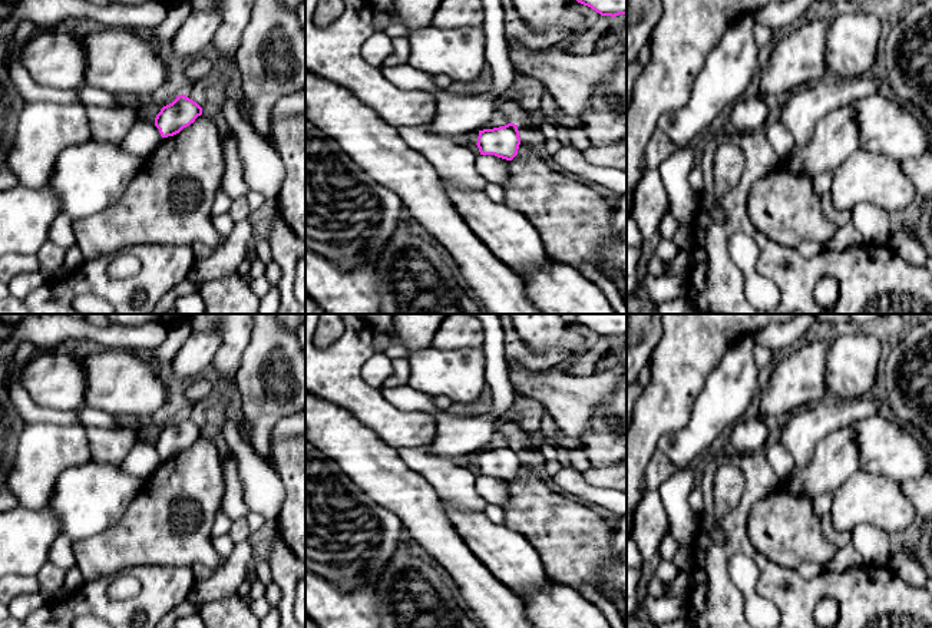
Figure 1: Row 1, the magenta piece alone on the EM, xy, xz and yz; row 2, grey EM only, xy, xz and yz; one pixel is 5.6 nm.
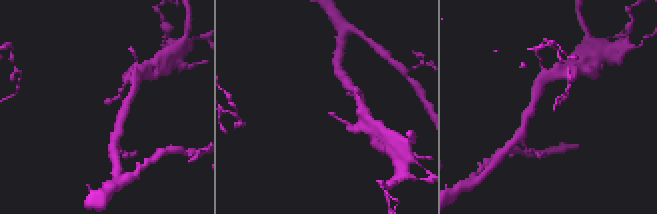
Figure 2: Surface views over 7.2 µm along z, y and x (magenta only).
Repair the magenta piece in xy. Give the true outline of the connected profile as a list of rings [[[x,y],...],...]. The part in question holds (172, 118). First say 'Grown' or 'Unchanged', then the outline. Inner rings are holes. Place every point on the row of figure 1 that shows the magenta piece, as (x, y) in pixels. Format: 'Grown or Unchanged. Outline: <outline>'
Unchanged. Outline: [[[185,95],[163,106],[155,118],[155,126],[162,138],[173,136],[195,122],[202,115],[202,108]]]

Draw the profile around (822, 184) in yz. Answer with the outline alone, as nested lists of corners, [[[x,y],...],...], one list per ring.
[[[826,171],[826,172],[817,175],[813,179],[814,192],[819,196],[823,196],[823,195],[829,194],[829,191],[832,188],[832,182],[833,182],[833,173],[832,173],[832,171]]]

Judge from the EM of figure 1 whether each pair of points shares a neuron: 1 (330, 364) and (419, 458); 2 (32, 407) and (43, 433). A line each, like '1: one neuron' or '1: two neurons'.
1: two neurons
2: two neurons

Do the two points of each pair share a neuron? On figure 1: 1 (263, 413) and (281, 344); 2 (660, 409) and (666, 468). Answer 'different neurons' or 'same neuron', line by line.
1: same neuron
2: different neurons

